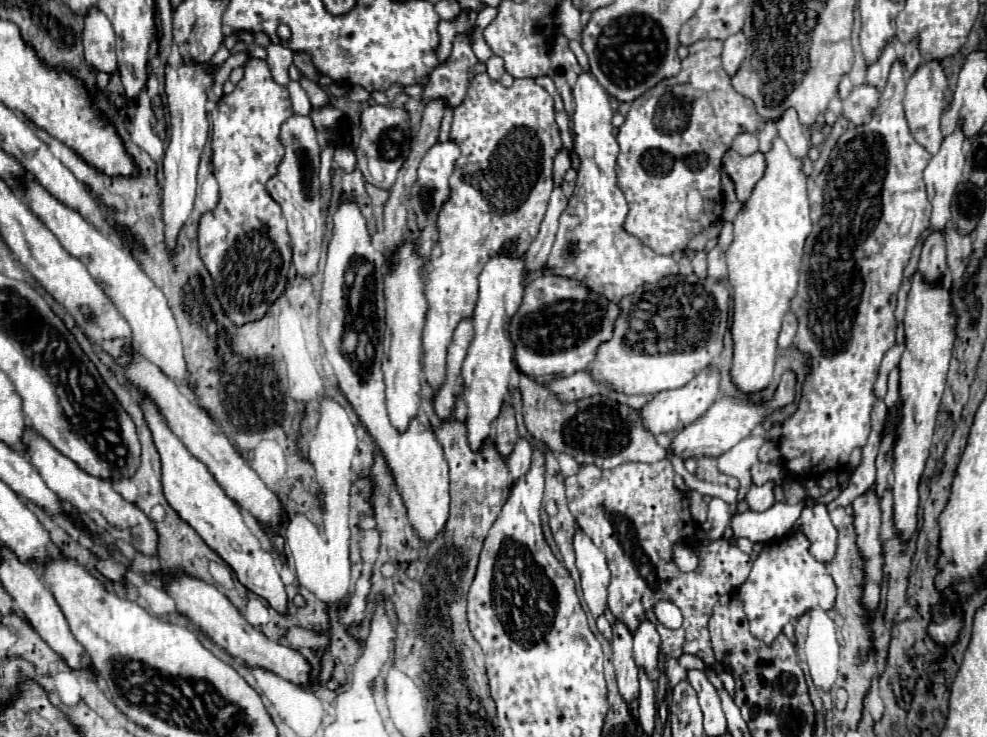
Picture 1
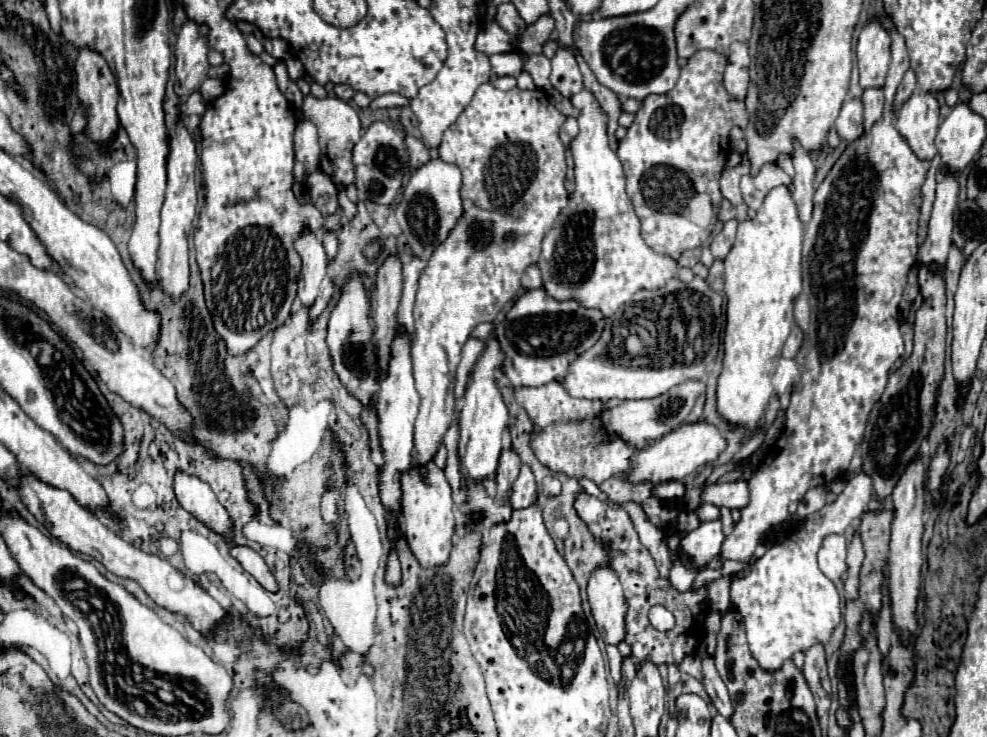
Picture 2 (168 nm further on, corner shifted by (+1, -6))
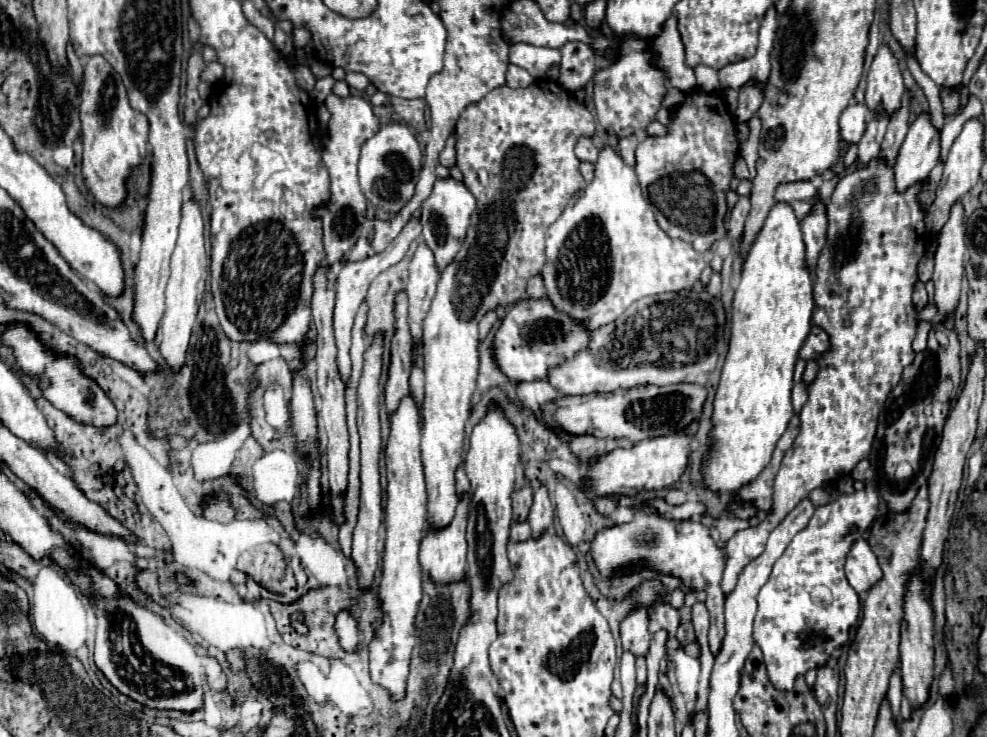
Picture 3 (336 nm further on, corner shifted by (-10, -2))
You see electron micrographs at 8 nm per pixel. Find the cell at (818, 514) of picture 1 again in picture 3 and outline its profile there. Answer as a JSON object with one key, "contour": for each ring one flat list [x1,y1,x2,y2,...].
{"contour":[[860,538,852,544,852,548,846,556,844,572,846,572,850,586,856,592,866,592,872,584,876,584,882,578,882,570,878,566,878,560,864,538]]}

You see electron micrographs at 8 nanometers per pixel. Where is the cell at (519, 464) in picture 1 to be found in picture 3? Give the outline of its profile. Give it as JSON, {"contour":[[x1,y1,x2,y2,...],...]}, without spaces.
{"contour":[[540,486,538,490,534,490,534,502,532,502,530,514,528,514,528,522,532,526,532,536,536,536,536,532,544,532,544,528,550,528,552,520,554,520,554,510,548,500,548,490,546,490,546,486]]}

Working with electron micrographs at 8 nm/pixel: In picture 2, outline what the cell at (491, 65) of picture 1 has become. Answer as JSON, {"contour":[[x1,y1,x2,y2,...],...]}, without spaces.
{"contour":[[505,52,505,54,493,54,491,66,495,76,519,76,525,66,527,54,523,52]]}

